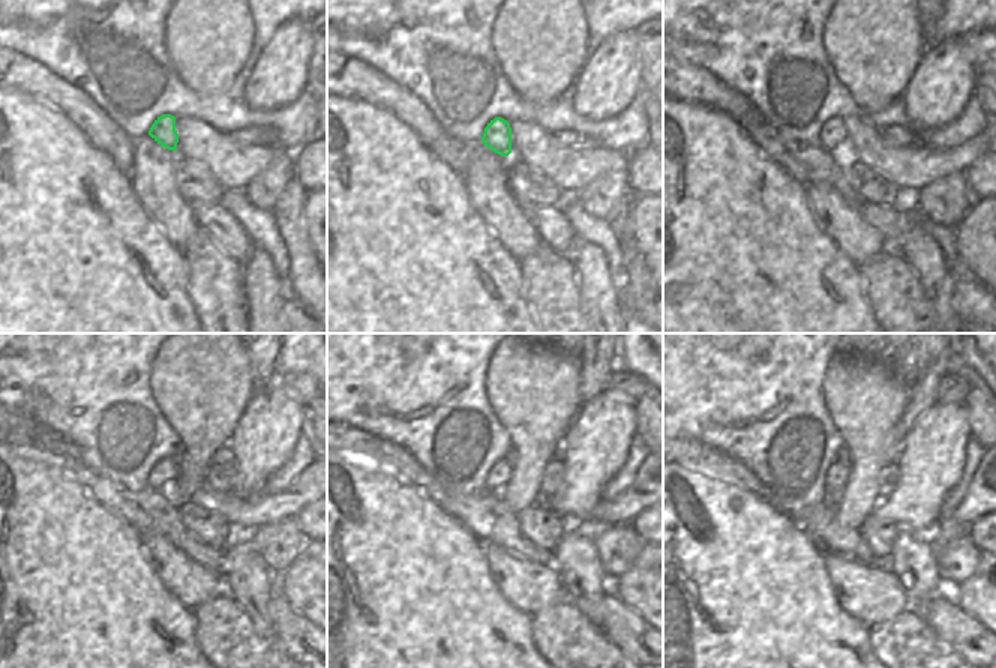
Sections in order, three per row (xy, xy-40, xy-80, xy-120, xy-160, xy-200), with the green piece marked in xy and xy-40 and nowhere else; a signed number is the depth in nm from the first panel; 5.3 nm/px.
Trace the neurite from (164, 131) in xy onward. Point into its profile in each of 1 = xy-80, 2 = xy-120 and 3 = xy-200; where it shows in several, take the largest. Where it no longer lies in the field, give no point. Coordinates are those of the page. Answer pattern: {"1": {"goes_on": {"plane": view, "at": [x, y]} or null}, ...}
{"1": {"goes_on": {"plane": "xy-80", "at": [833, 135]}}, "2": {"goes_on": {"plane": "xy-120", "at": [161, 478]}}, "3": {"goes_on": {"plane": "xy-200", "at": [837, 473]}}}

